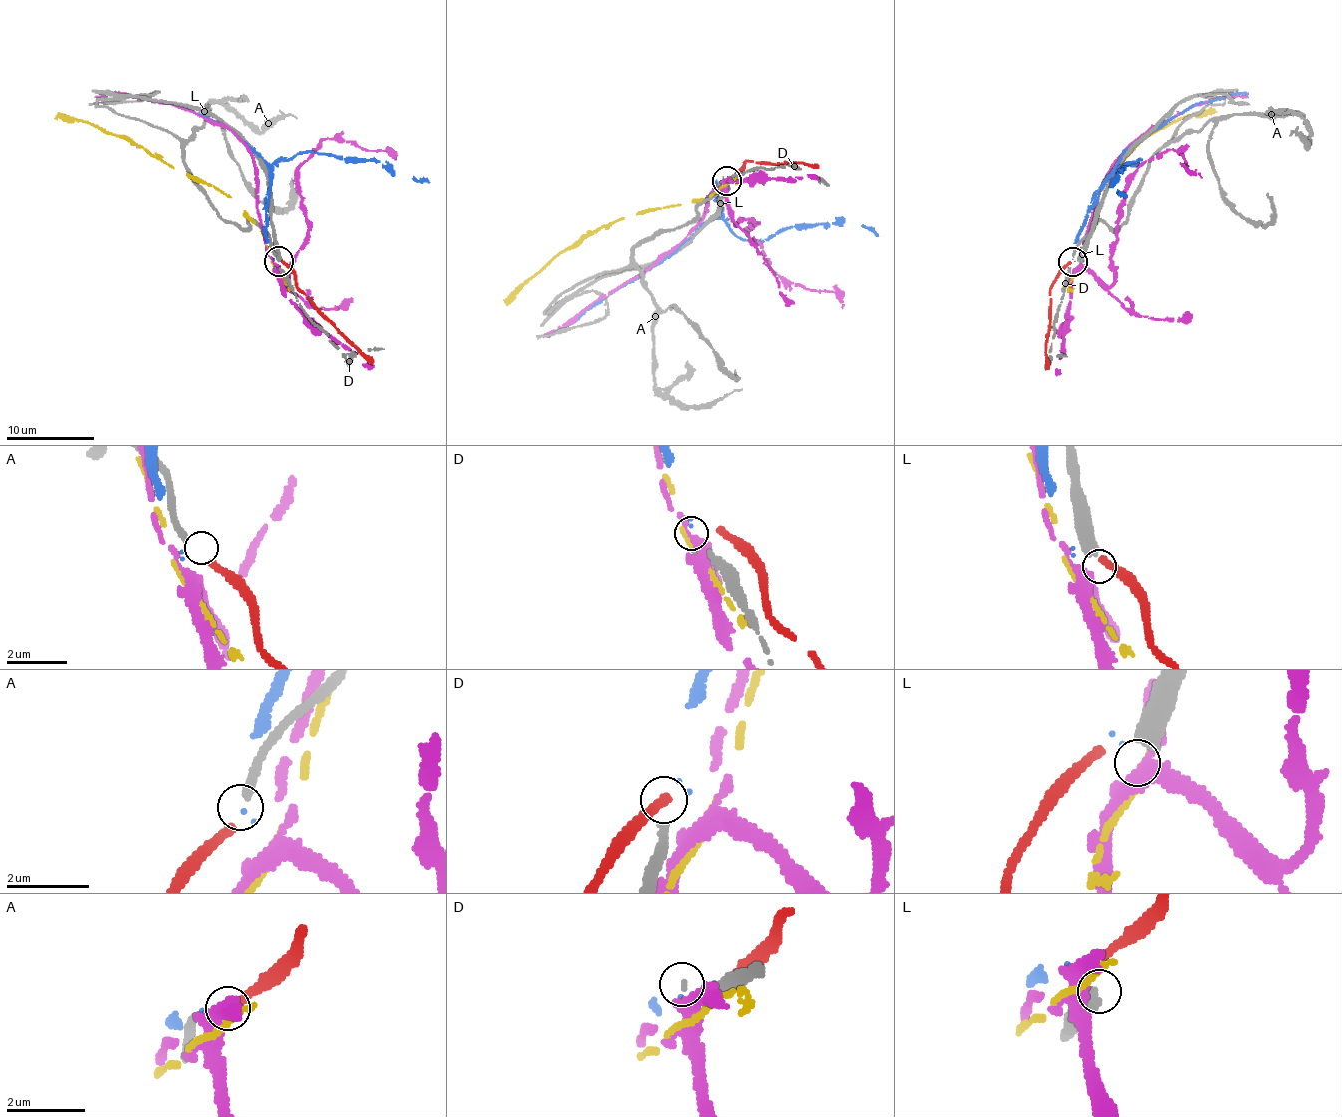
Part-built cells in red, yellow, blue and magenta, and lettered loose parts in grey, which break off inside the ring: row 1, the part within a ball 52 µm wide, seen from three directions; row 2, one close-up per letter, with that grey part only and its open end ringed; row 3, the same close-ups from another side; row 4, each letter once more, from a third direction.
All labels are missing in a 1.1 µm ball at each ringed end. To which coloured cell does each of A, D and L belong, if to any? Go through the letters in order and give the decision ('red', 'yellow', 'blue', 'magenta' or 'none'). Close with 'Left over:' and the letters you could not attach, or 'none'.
A: red
D: blue
L: none
Left over: L

